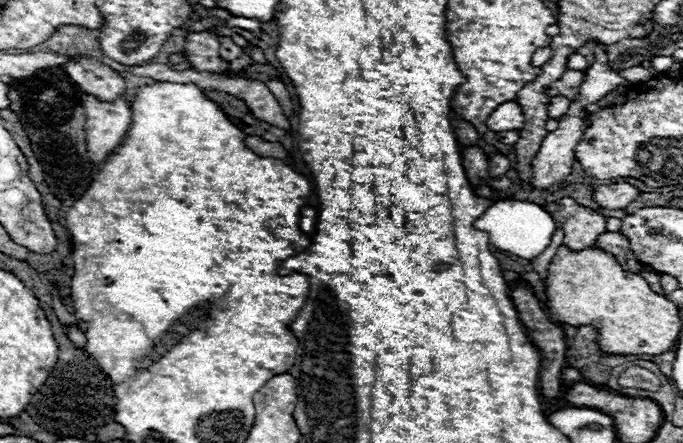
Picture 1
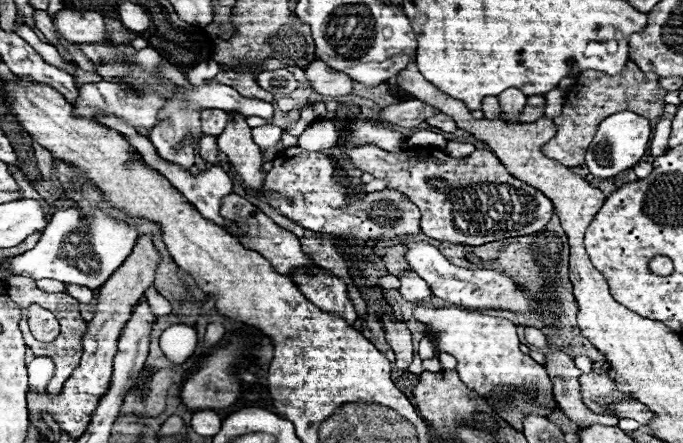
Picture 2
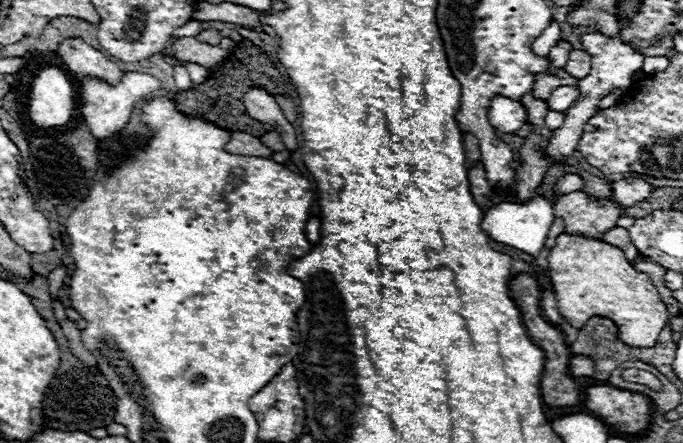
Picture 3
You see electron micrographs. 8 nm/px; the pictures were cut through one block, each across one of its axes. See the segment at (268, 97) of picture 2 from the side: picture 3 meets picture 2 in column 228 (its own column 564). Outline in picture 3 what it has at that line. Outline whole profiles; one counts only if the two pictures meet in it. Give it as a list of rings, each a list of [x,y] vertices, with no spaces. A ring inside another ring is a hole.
[[[558,70],[556,74],[544,72],[544,74],[538,74],[538,76],[536,76],[536,82],[534,82],[532,94],[534,94],[536,98],[540,98],[540,100],[548,100],[550,92],[554,92],[554,88],[564,86],[564,84],[578,86],[578,80],[576,80],[574,76],[570,76],[566,70]]]

